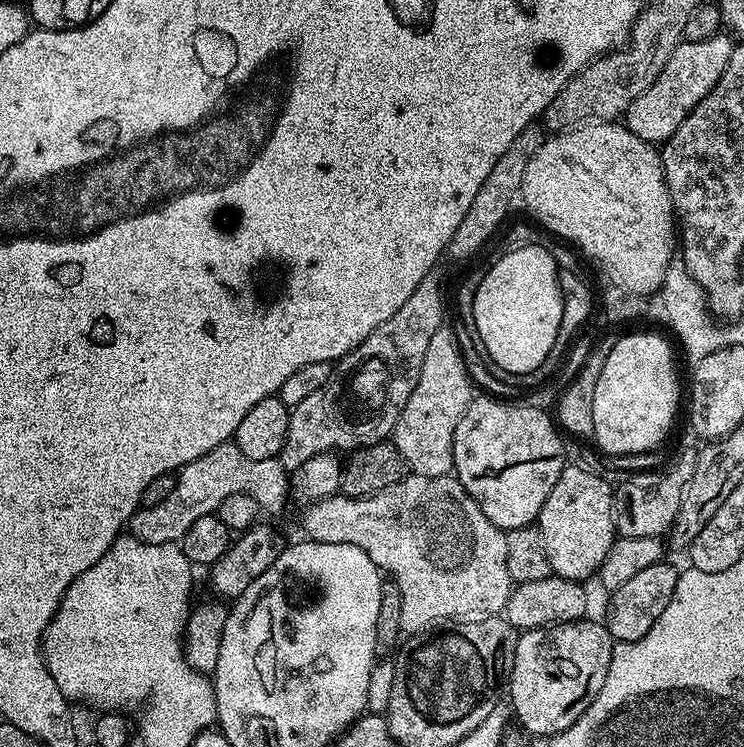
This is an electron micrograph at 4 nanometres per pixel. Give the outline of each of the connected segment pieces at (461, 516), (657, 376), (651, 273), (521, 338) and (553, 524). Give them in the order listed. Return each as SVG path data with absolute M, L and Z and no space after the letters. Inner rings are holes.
M406 474L398 482L394 482L394 486L386 486L386 490L378 490L373 496L346 496L343 494L327 496L325 500L317 500L315 504L307 505L303 511L305 532L303 535L307 539L358 546L358 550L366 553L375 562L381 573L387 574L396 583L402 594L400 627L405 633L419 634L429 631L441 622L455 622L461 618L483 618L489 614L500 614L503 613L508 604L514 585L510 578L510 570L506 570L505 529L494 526L494 522L490 522L490 518L486 518L486 514L482 514L482 506L478 506L478 502L474 502L474 498L470 498L470 494L466 494L466 490L455 475L418 476Z
M632 332L629 336L619 337L614 350L606 357L602 366L602 374L598 374L598 386L594 386L594 444L601 453L609 452L612 456L636 456L639 452L648 452L656 448L668 436L672 428L672 419L676 416L676 407L680 404L680 388L676 385L676 368L672 365L672 348L660 336L652 332Z
M593 120L549 135L538 146L538 154L530 158L526 174L522 174L520 196L537 225L597 260L605 274L621 288L621 293L641 298L648 298L651 292L659 293L678 244L678 225L659 151L647 140L640 140L623 123Z
M547 248L512 250L505 254L499 264L491 265L490 270L484 272L483 285L476 294L474 315L478 338L482 338L482 346L495 364L502 364L512 372L525 372L544 361L544 352L548 352L552 336L556 336L560 325L560 295L560 273L553 253Z
M565 466L558 482L554 482L554 490L550 490L550 498L546 498L546 506L542 506L538 527L542 534L542 542L546 542L546 558L550 558L550 566L555 575L567 580L587 581L587 576L595 577L606 554L610 554L610 546L616 539L616 517L612 515L613 485L603 480L600 472L590 473L588 470Z

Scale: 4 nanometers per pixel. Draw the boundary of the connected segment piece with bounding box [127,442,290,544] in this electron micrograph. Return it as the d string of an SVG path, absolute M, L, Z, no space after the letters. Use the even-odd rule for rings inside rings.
M234 442L220 444L202 458L190 462L180 469L174 490L167 498L162 498L158 506L137 508L128 522L127 531L147 544L174 544L179 542L190 525L198 518L211 516L222 506L222 501L230 494L250 494L265 513L280 512L290 504L290 472L275 460L251 460L238 450Z

